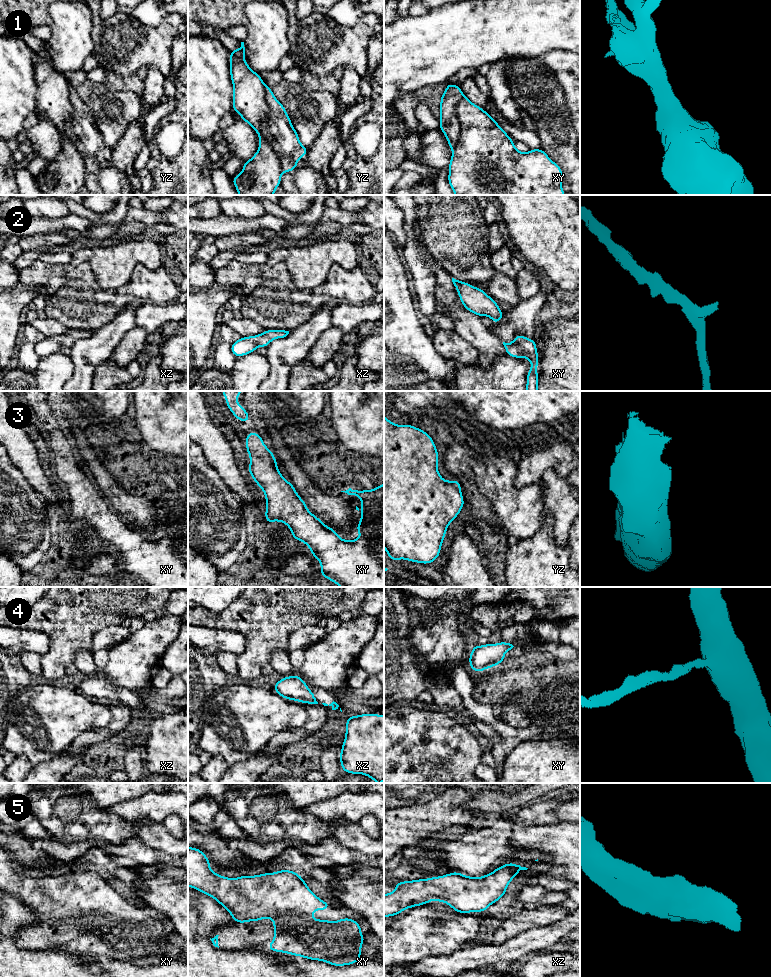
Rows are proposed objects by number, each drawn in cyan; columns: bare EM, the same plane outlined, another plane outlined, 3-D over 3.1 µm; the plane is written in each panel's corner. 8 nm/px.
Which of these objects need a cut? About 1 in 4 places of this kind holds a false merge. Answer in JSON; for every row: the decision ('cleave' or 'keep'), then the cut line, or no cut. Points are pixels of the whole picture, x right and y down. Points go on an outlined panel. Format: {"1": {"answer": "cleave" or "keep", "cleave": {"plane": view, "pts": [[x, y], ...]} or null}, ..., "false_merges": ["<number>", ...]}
{"1": {"answer": "cleave", "cleave": {"plane": "yz", "pts": [[265, 85], [268, 117], [261, 132], [272, 142], [282, 171]]}}, "2": {"answer": "keep", "cleave": null}, "3": {"answer": "keep", "cleave": null}, "4": {"answer": "keep", "cleave": null}, "5": {"answer": "keep", "cleave": null}, "false_merges": ["1"]}

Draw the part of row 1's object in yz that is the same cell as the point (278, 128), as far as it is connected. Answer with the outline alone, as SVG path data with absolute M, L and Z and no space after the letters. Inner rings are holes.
M265 86L265 99L269 105L269 117L262 123L261 131L273 142L282 172L288 173L298 167L298 160L308 154L308 148L300 143L285 107L276 99L269 86Z

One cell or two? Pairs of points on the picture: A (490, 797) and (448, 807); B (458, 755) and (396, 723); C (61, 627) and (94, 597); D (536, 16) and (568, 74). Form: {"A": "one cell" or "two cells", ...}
{"A": "two cells", "B": "one cell", "C": "one cell", "D": "two cells"}

